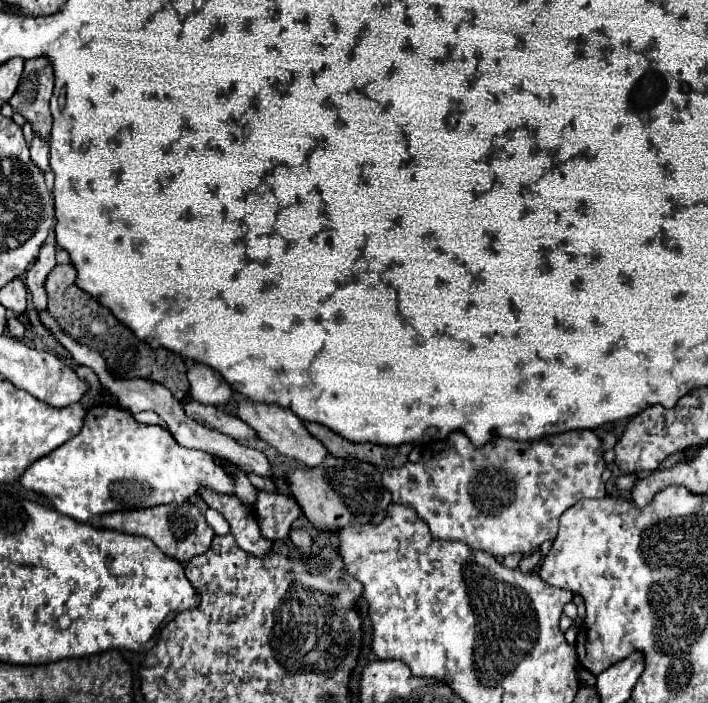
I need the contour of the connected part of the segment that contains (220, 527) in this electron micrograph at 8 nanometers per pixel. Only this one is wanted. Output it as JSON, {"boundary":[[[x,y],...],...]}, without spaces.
{"boundary":[[[208,508],[206,510],[206,520],[208,520],[208,524],[214,528],[214,532],[216,534],[230,534],[230,526],[224,526],[224,516],[220,516],[216,510],[212,510],[212,508]]]}

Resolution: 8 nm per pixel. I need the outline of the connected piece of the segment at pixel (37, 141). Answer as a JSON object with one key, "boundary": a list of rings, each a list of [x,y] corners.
{"boundary":[[[34,136],[32,148],[30,148],[30,156],[32,156],[32,164],[38,166],[40,172],[48,172],[50,170],[50,162],[48,162],[48,142],[42,140],[40,136]]]}

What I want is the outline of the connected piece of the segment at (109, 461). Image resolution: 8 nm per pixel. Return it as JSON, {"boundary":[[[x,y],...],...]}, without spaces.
{"boundary":[[[92,406],[86,414],[82,432],[54,452],[32,462],[30,468],[26,468],[26,472],[20,476],[20,484],[28,490],[44,494],[58,512],[80,522],[94,522],[98,516],[116,510],[136,510],[156,504],[186,502],[192,496],[198,496],[200,484],[216,492],[234,492],[232,478],[218,462],[214,462],[212,456],[200,450],[180,448],[166,428],[140,424],[130,412],[114,406]]]}

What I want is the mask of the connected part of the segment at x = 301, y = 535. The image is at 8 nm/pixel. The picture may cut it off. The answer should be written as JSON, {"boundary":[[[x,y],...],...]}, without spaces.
{"boundary":[[[291,528],[289,537],[301,549],[302,553],[311,553],[312,538],[307,531],[302,528]]]}

